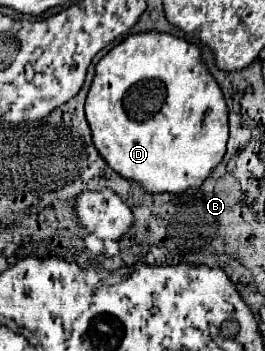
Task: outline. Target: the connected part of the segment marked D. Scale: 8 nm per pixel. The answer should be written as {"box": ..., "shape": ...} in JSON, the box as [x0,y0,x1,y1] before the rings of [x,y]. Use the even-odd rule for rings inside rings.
{"box":[86,32,228,194],"shape":[[[142,32],[142,34],[132,34],[118,46],[114,46],[98,64],[96,64],[96,74],[90,86],[90,92],[86,96],[86,120],[92,130],[92,140],[96,144],[96,150],[104,160],[108,160],[108,166],[112,166],[122,178],[128,178],[132,182],[138,182],[148,194],[182,194],[190,188],[200,188],[202,182],[214,172],[214,168],[222,162],[226,154],[226,140],[228,140],[228,108],[224,104],[224,96],[220,92],[220,86],[208,72],[208,68],[200,60],[200,50],[186,42],[184,38],[172,36],[172,34],[160,34],[160,32]]]}

